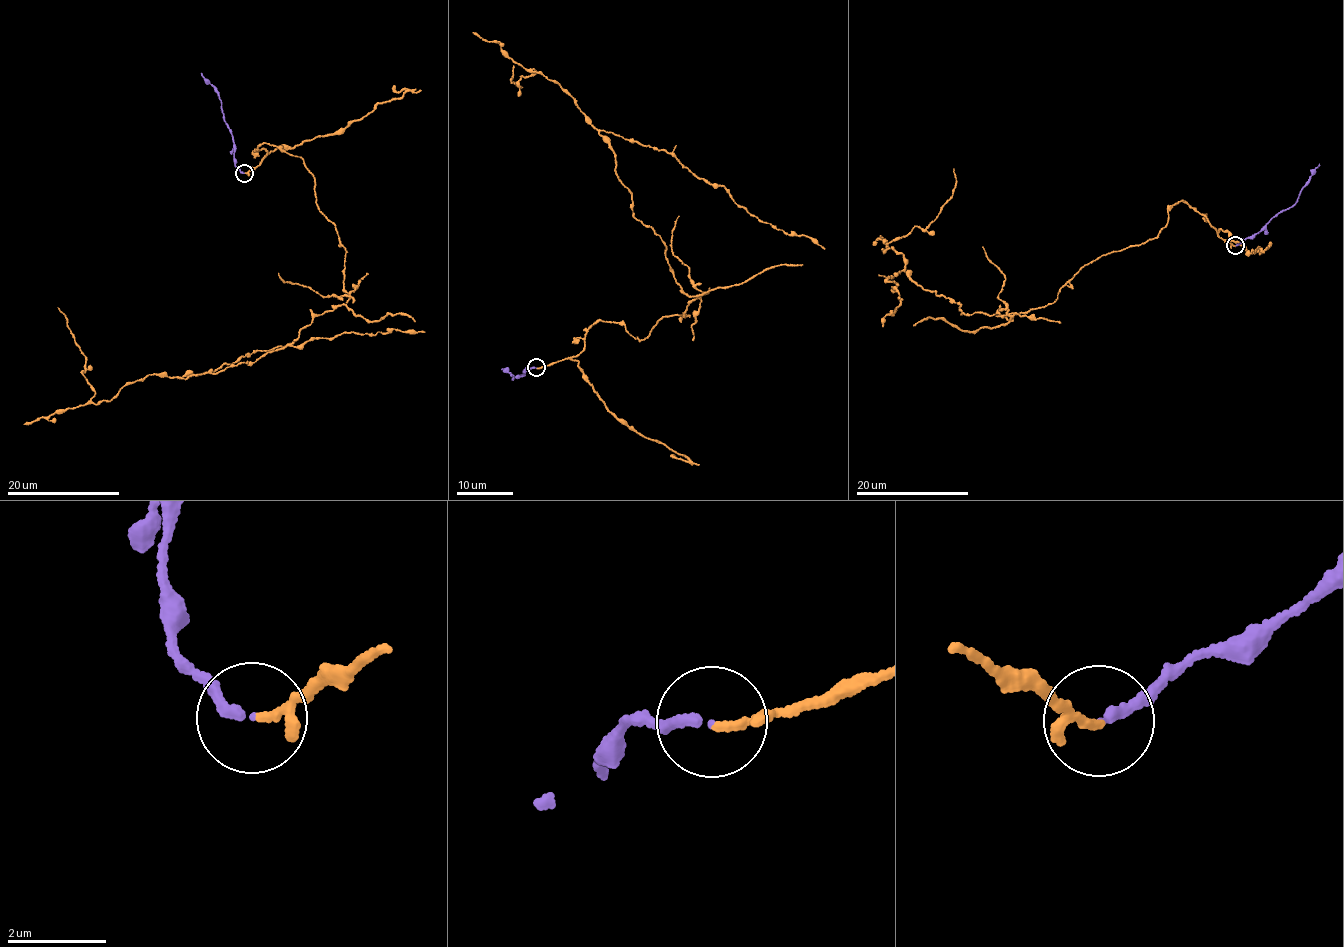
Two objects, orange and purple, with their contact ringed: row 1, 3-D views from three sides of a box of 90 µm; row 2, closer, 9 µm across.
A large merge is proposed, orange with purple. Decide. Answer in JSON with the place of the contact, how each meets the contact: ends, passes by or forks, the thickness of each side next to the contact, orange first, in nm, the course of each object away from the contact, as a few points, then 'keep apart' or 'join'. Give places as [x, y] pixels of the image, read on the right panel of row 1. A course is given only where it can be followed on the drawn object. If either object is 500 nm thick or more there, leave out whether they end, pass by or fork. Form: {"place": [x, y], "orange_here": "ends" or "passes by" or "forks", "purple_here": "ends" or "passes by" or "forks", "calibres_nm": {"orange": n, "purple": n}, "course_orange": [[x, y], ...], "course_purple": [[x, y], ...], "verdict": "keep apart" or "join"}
{"place": [1235, 245], "orange_here": "passes by", "purple_here": "ends", "calibres_nm": {"orange": 110, "purple": 200}, "course_orange": [[1236, 245], [1181, 200], [1156, 237], [1011, 321], [960, 310], [905, 271], [886, 280], [901, 299], [882, 327]], "course_purple": [[1236, 245], [1295, 203], [1319, 164]], "verdict": "keep apart"}

